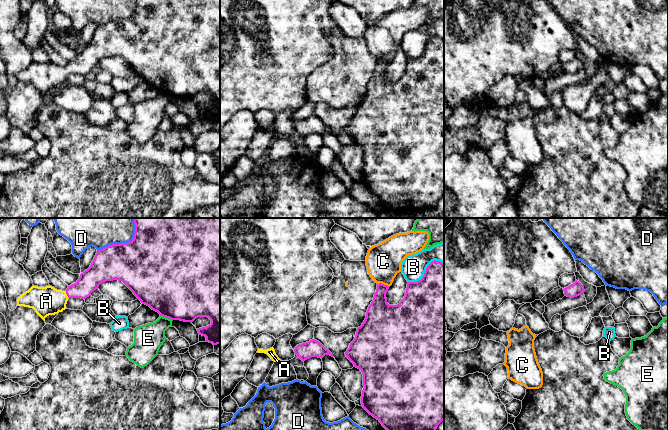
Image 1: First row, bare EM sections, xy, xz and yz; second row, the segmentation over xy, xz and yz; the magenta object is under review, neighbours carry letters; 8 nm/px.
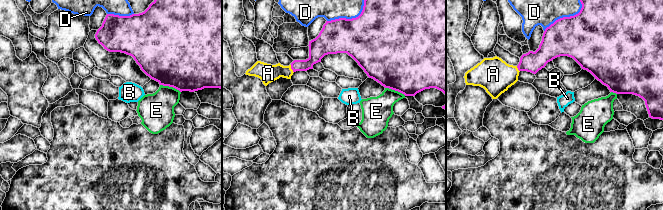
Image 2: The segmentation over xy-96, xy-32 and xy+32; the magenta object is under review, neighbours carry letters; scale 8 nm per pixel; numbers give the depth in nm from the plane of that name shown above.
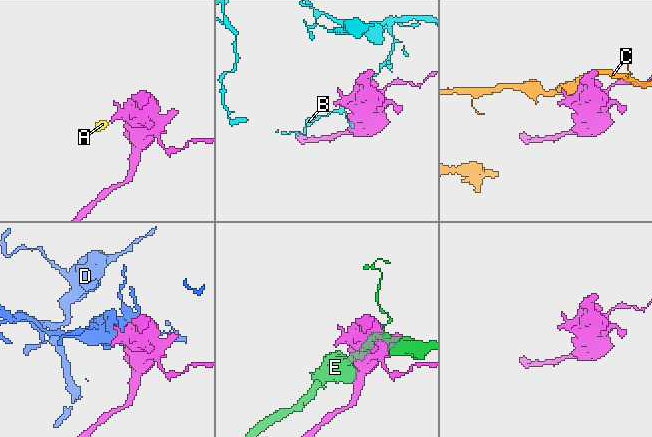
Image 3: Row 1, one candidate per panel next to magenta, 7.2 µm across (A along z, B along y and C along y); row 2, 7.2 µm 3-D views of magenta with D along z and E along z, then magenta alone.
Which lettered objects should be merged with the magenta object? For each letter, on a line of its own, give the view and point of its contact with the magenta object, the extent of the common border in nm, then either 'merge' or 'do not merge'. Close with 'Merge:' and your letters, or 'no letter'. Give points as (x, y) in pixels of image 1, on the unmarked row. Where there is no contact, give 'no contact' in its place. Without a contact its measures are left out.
A: contact xy (66, 69); length 80 nm; merge
B: contact xz (425, 47); length 340 nm; do not merge
C: contact xz (383, 60); length 110 nm; do not merge
D: contact xy (122, 19); length 380 nm; do not merge
E: contact xy (166, 93); length 110 nm; do not merge
Merge: A

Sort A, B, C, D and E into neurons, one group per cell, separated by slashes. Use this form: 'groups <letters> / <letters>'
groups A / B / C / D / E

